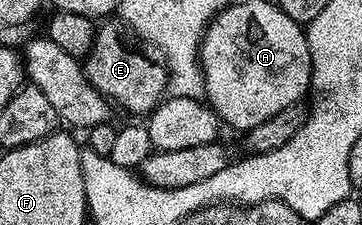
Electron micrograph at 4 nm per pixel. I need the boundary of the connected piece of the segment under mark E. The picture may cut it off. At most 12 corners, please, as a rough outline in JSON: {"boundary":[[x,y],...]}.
{"boundary":[[103,20],[84,58],[92,87],[149,115],[167,92],[164,64],[129,25]]}

